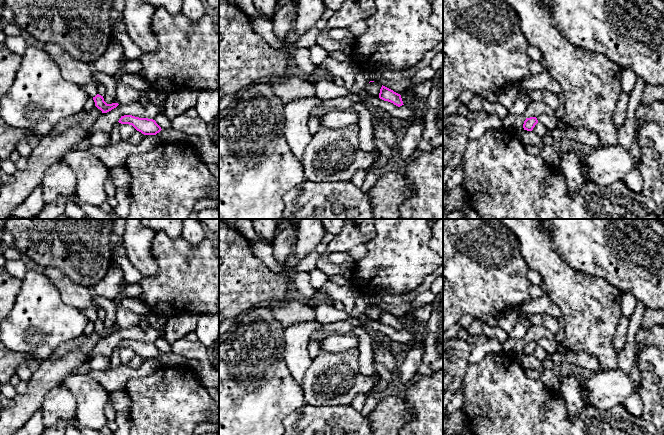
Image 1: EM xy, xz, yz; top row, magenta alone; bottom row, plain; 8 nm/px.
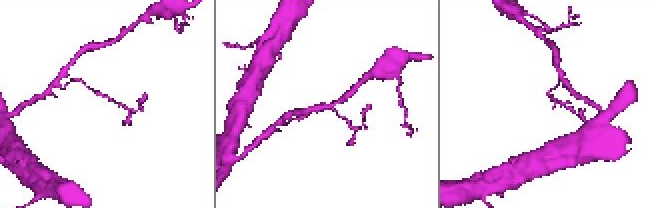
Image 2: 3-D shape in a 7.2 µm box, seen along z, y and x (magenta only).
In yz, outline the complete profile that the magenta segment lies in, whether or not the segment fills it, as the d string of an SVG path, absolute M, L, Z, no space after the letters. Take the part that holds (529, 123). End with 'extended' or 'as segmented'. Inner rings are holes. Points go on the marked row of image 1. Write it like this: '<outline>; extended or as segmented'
M536 117L526 118L523 124L523 128L524 130L532 131L537 123L538 123L538 120Z; as segmented

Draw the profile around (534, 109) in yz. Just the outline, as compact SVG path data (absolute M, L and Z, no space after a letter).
M535 101L527 103L527 108L523 115L525 116L525 118L530 118L530 117L537 118L542 114L546 114L552 117L555 116L555 111L551 107L546 105L544 102Z

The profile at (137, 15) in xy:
M125 0L122 11L128 36L145 53L154 52L158 48L152 29L155 9L156 7L142 0Z

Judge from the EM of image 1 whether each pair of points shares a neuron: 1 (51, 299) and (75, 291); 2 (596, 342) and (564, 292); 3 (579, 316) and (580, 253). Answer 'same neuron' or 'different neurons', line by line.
1: different neurons
2: same neuron
3: different neurons

